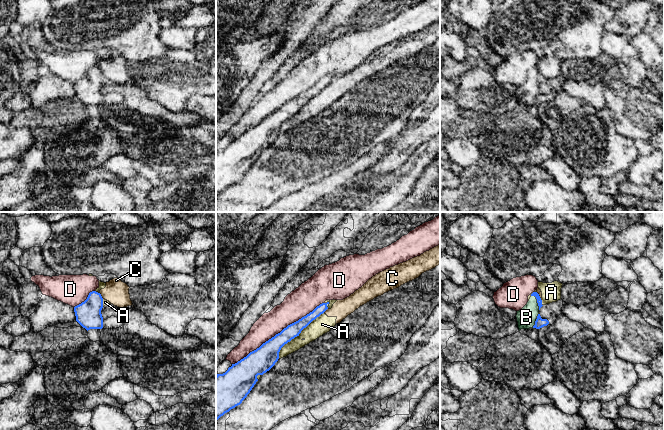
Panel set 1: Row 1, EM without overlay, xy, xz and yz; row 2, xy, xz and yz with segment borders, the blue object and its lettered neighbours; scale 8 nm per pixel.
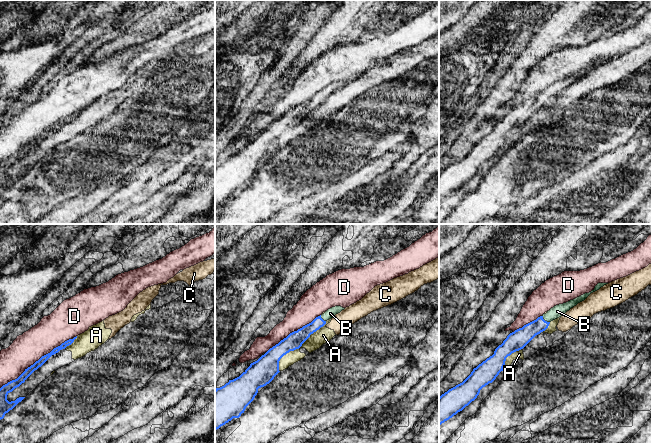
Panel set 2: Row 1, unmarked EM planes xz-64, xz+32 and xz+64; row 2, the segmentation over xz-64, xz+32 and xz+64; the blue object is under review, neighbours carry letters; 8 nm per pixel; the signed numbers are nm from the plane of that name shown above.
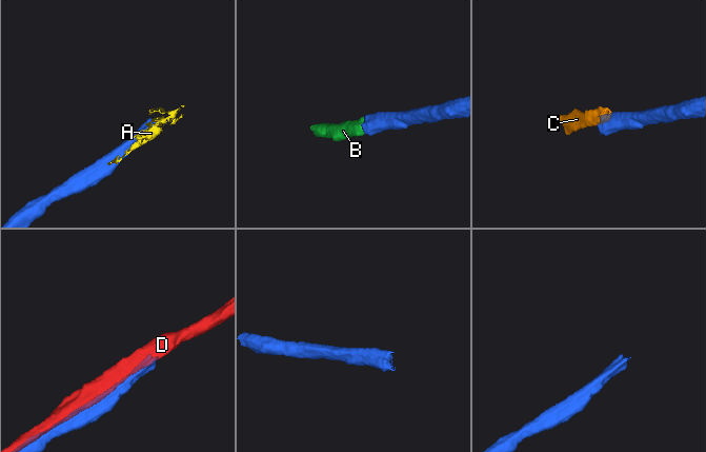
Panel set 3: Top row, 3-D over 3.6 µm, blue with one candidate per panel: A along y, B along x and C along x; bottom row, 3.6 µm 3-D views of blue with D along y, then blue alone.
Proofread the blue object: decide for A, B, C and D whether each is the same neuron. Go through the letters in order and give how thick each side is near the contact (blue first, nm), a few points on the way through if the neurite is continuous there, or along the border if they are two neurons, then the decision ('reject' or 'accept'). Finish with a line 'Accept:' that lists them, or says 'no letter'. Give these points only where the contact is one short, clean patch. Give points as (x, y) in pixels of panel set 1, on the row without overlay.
A: 150 nm thick on the blue side, 140 nm on the other; reject
B: 50 nm thick on the blue side, 160 nm on the other; runs through yz (539, 77), (537, 77), (526, 93); accept
C: 200 nm thick on the blue side, 190 nm on the other; border along xy (99, 69), (103, 74); reject
D: 200 nm thick on the blue side, 200 nm on the other; reject
Accept: B

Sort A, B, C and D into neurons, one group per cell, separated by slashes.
A C / B / D

